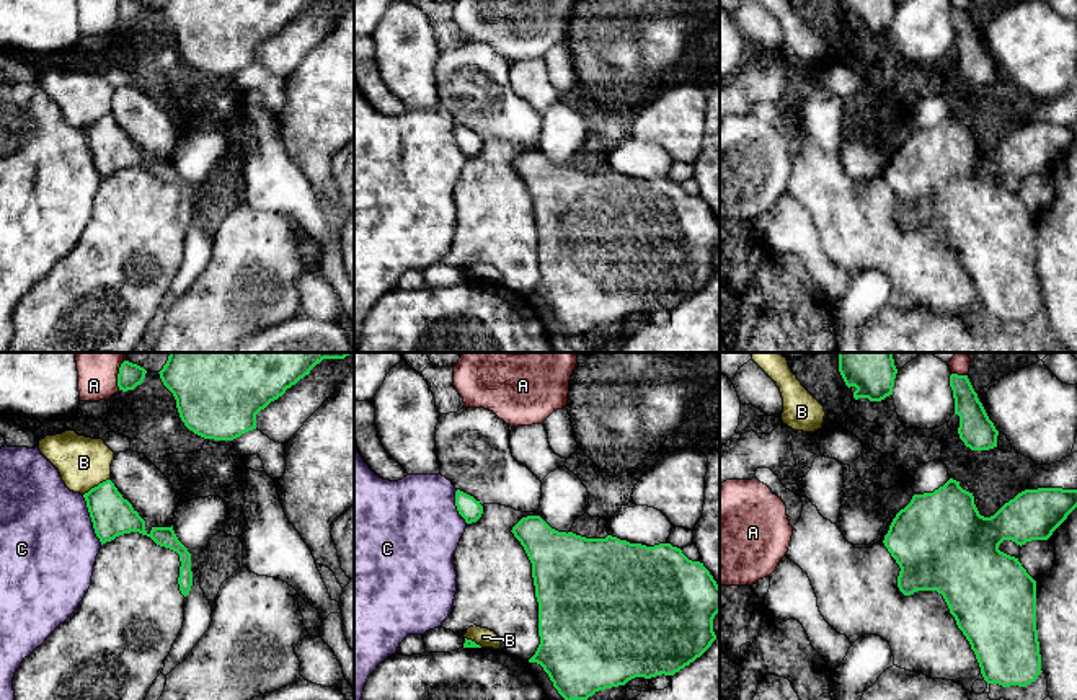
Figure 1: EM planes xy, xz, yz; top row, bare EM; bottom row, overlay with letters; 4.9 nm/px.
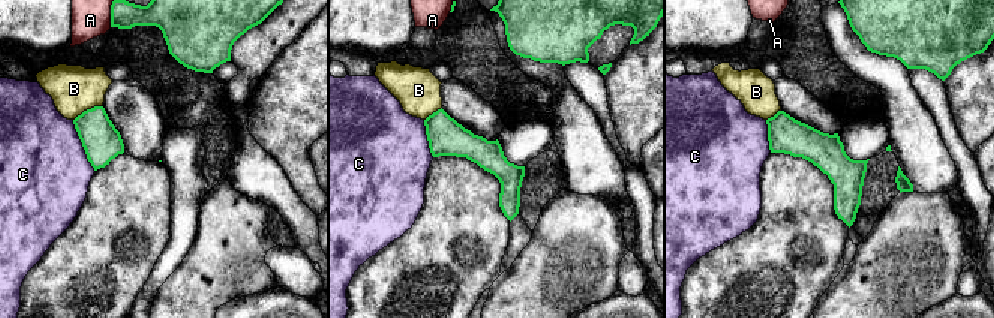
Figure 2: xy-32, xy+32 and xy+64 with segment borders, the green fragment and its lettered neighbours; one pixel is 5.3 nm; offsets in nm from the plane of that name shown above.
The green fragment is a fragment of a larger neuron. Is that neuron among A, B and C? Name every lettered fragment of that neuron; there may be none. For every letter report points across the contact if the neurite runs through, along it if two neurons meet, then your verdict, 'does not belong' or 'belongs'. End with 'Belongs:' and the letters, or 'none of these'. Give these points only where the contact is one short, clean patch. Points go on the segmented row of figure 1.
A: does not belong
B: does not belong
C: along xy (82, 495), (93, 532), (101, 544) | does not belong
Belongs: none of these

